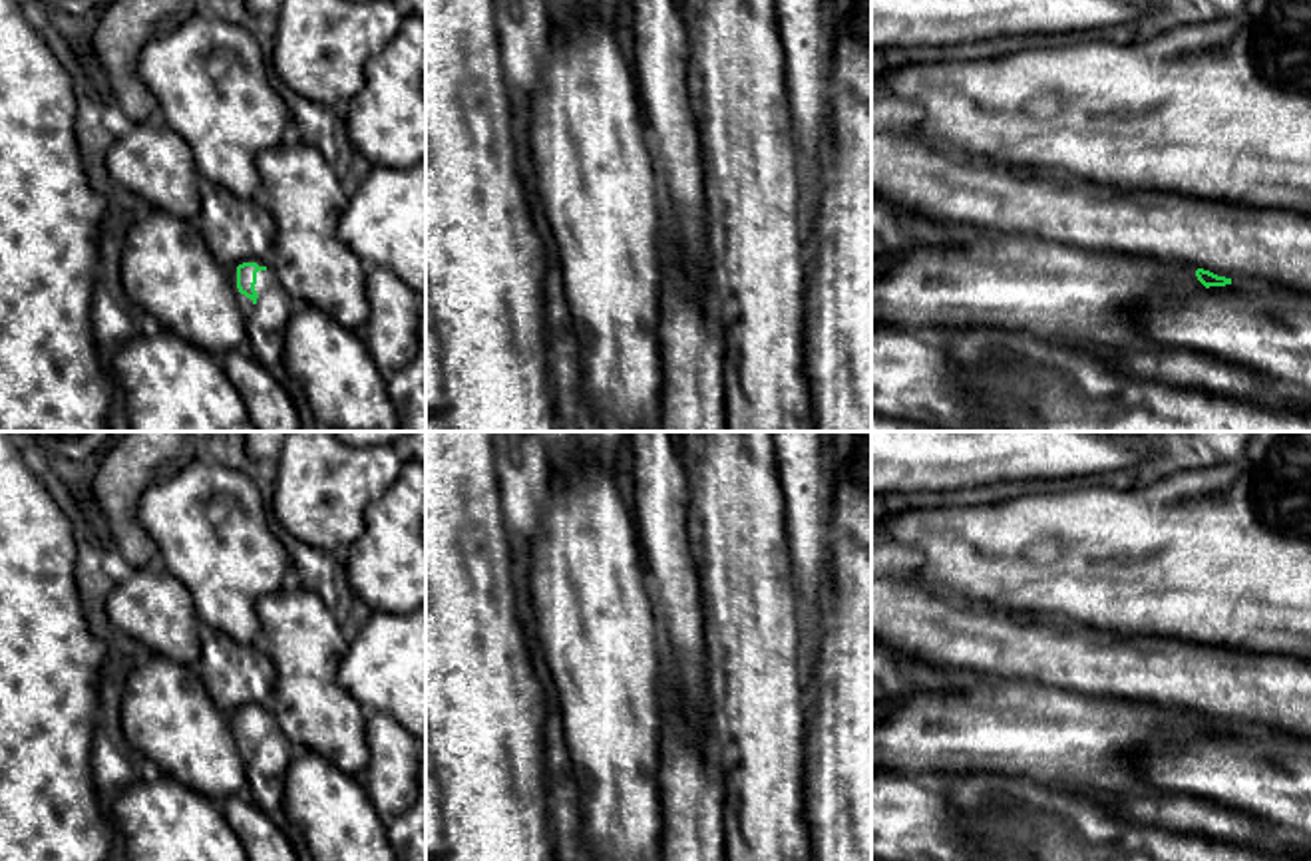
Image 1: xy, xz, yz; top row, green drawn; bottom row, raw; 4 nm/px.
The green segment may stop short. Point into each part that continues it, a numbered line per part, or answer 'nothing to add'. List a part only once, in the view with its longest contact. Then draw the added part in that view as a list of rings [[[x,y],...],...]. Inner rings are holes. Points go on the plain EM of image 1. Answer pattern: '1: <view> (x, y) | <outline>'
1: xy (265, 766) | [[[247,704],[235,710],[231,720],[231,730],[237,740],[237,748],[243,756],[247,768],[247,795],[265,811],[273,813],[282,807],[284,799],[284,774],[294,760],[296,752],[290,748],[282,728],[279,726],[269,704]],[[243,708],[257,708],[261,716],[257,718],[255,736],[259,744],[253,748],[237,734],[237,712]]]

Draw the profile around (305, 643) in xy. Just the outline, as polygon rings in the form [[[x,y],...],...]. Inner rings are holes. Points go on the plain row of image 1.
[[[294,581],[255,603],[259,634],[251,642],[277,670],[269,702],[290,748],[314,752],[362,777],[370,748],[368,712],[338,682],[350,648],[322,597]]]

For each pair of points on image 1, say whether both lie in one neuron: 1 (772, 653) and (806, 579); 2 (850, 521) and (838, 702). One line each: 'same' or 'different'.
1: different
2: same

